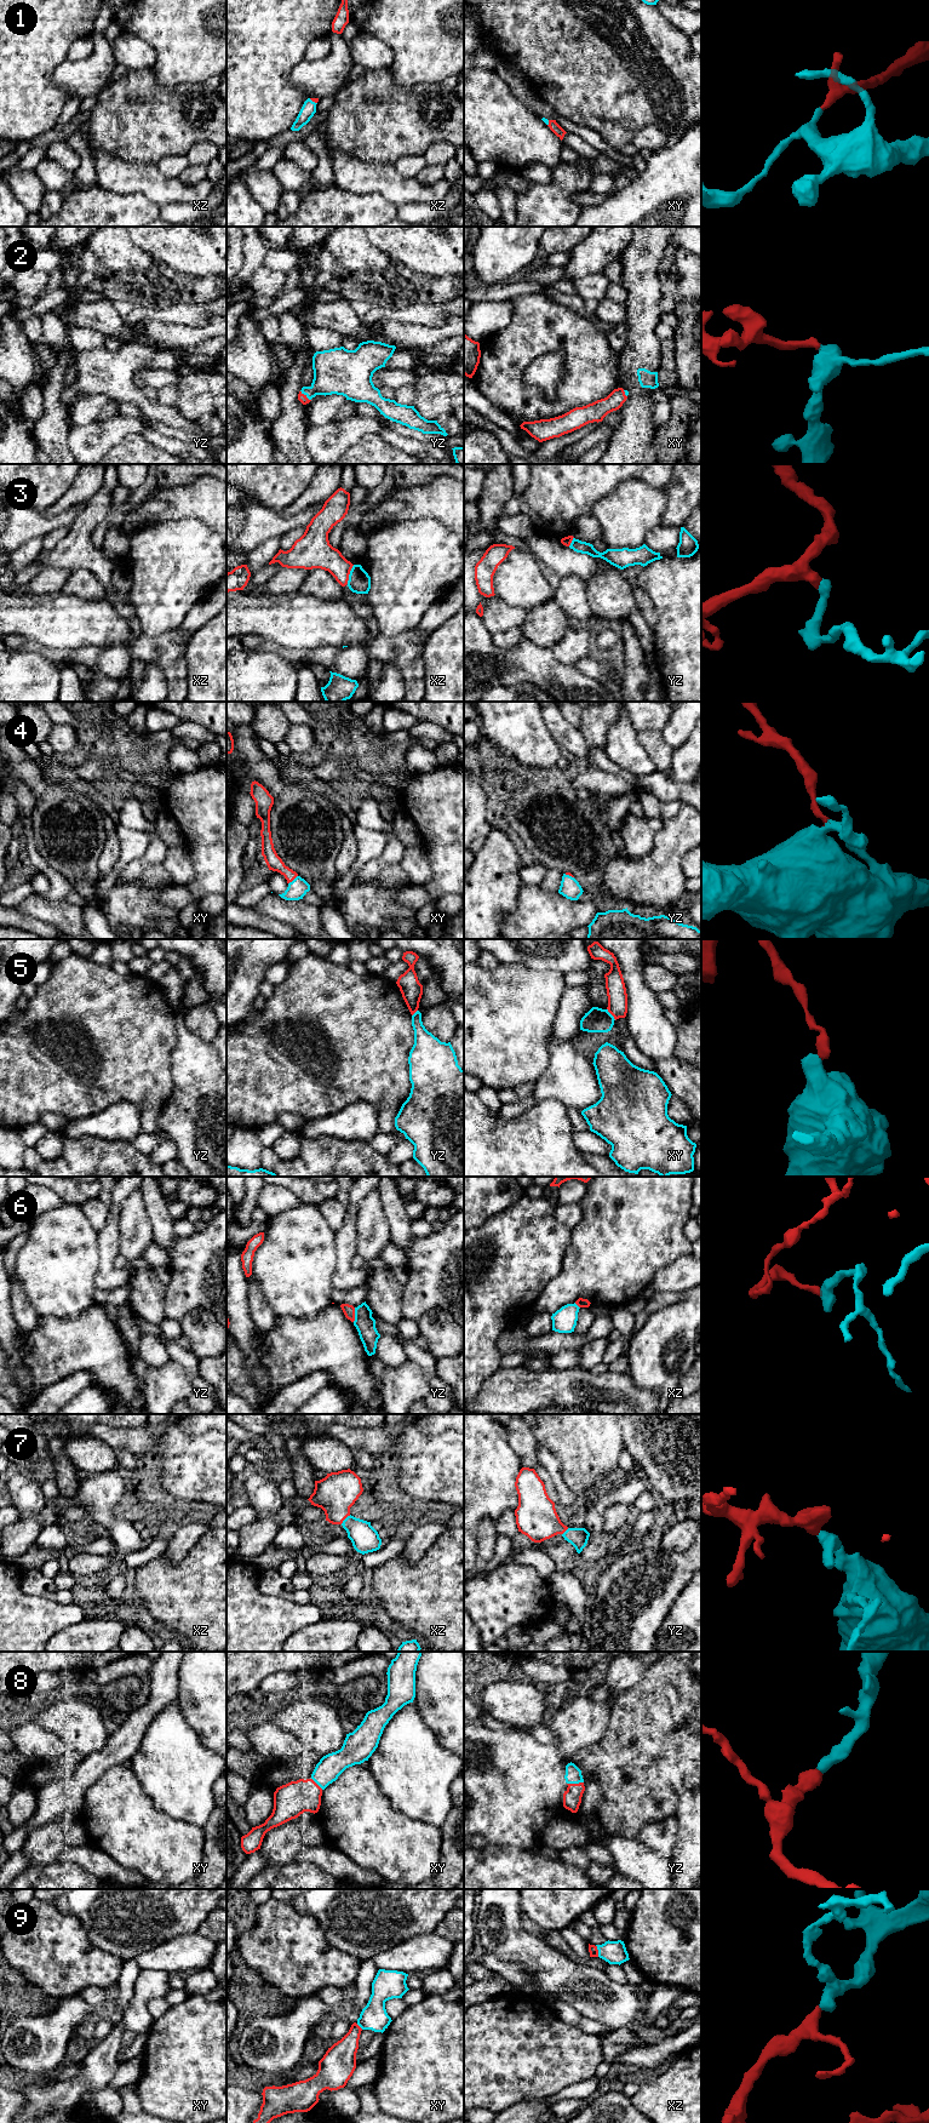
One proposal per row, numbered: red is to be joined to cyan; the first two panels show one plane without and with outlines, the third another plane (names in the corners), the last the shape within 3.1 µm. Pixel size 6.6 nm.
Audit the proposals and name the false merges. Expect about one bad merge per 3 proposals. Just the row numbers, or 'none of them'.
3, 5, 6

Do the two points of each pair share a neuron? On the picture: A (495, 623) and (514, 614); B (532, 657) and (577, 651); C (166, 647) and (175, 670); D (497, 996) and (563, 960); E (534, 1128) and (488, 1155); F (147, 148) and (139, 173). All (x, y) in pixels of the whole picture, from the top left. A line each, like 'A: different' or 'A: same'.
A: same
B: different
C: same
D: different
E: same
F: different

